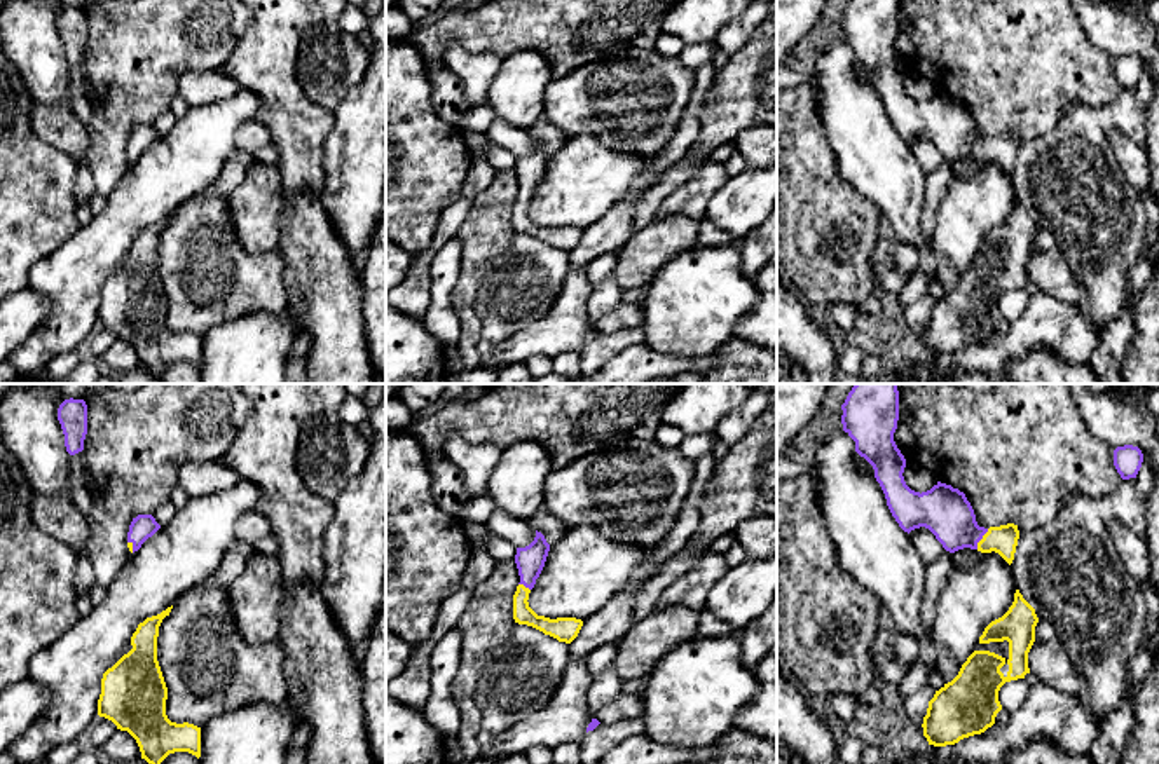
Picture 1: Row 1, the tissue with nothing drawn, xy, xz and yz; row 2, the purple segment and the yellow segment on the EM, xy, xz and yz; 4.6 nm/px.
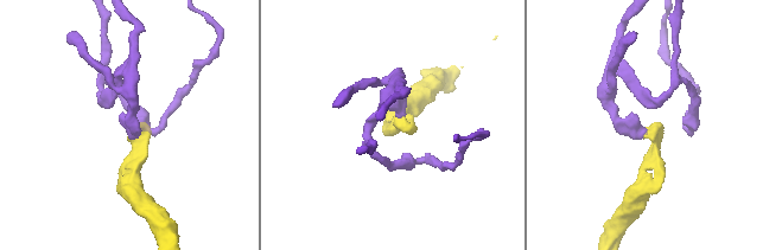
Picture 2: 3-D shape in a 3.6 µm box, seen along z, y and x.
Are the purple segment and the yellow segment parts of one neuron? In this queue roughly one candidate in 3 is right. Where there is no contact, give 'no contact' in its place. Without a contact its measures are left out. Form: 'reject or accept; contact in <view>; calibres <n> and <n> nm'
accept; contact in yz; calibres 220 and 130 nm

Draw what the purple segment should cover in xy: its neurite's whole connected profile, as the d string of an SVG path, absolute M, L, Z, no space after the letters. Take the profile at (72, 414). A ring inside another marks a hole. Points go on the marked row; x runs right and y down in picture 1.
M65 399L58 408L58 420L65 434L65 447L70 455L84 450L87 434L87 405L84 399Z

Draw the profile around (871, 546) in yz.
M836 431L812 454L817 466L817 478L813 481L819 504L838 551L840 565L876 597L880 607L888 611L899 633L913 635L918 642L925 640L929 637L922 624L925 565L908 532L892 516L876 478L855 469L855 441L848 433Z

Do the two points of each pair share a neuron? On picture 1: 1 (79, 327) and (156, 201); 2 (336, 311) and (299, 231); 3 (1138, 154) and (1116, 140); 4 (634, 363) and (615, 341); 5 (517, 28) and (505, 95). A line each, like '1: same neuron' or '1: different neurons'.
1: same neuron
2: same neuron
3: same neuron
4: different neurons
5: different neurons

